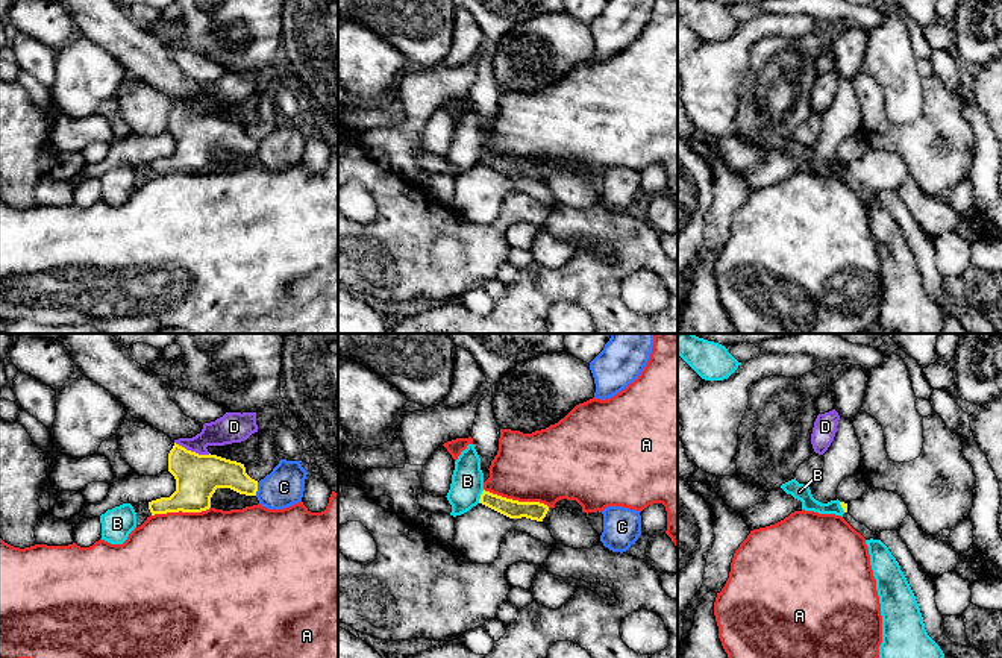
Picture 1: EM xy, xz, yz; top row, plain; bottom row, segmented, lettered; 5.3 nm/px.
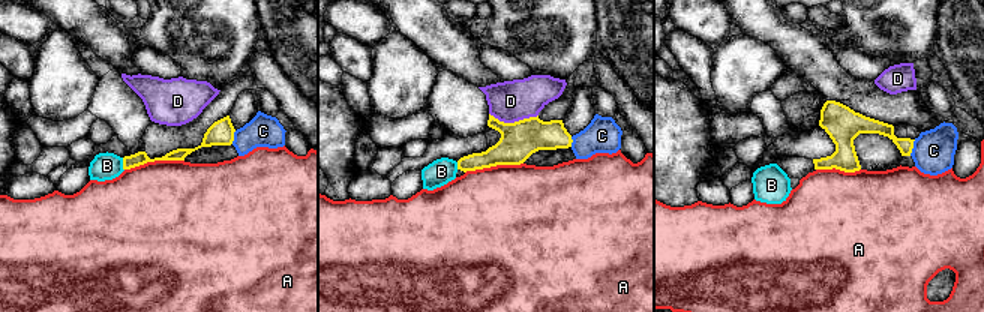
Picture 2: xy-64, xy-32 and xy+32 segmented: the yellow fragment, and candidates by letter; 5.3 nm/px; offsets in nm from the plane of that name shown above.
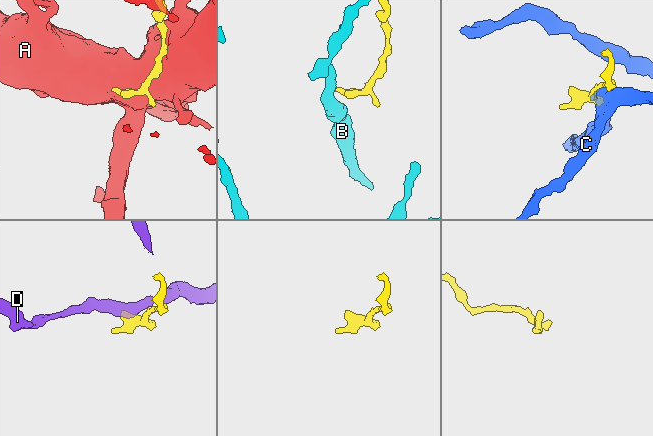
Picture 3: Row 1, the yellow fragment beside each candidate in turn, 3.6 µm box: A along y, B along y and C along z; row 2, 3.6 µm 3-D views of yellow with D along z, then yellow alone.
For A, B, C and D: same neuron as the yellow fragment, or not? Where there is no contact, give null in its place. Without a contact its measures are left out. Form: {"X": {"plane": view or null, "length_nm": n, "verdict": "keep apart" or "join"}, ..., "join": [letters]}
{"A": {"plane": "xz", "length_nm": 360, "verdict": "keep apart"}, "B": {"plane": "xz", "length_nm": 80, "verdict": "keep apart"}, "C": {"plane": "xy", "length_nm": 70, "verdict": "keep apart"}, "D": {"plane": "xy", "length_nm": 200, "verdict": "keep apart"}, "join": []}

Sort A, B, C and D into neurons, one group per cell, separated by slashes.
A / B / C / D

